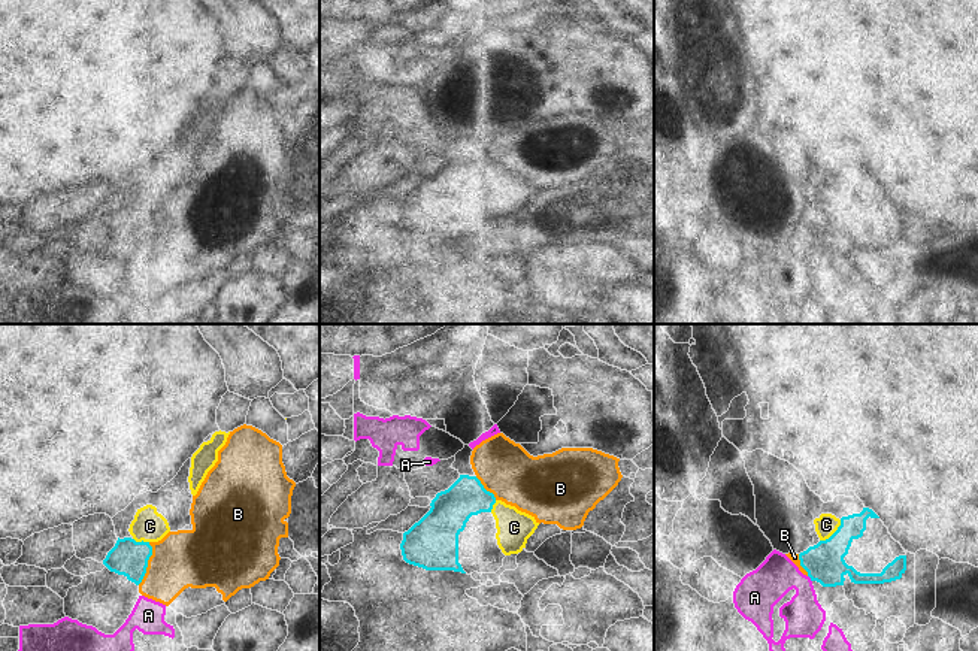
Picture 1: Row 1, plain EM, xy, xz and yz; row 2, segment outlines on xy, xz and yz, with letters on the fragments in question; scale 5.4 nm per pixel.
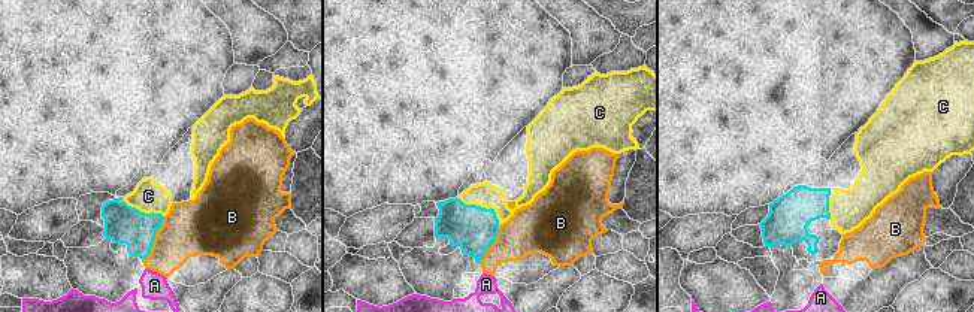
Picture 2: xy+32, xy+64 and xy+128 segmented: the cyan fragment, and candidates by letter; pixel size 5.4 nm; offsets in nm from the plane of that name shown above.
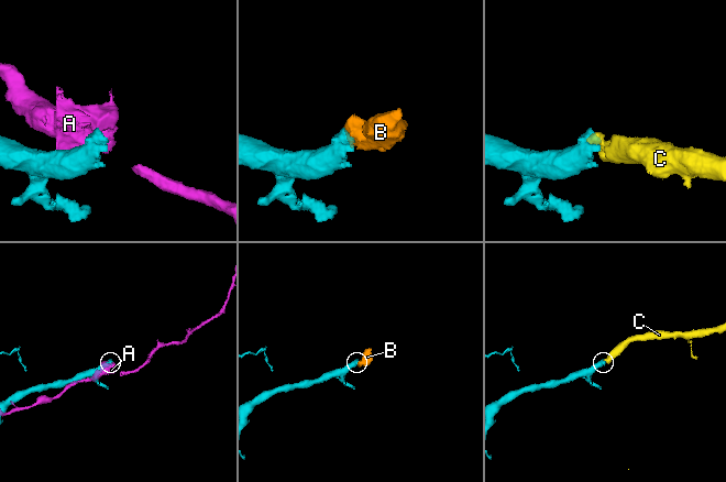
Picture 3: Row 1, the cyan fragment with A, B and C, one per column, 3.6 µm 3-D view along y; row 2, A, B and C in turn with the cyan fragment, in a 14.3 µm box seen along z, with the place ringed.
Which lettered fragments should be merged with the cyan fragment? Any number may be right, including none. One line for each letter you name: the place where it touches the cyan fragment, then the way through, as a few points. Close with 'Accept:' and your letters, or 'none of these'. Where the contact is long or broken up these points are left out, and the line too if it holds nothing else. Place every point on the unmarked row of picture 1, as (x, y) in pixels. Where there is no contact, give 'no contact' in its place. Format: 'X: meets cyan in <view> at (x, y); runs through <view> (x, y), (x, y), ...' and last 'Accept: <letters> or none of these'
C: meets cyan in yz at (833, 199); runs through yz (824, 229), (833, 211), (833, 199), (826, 190)
Accept: C

